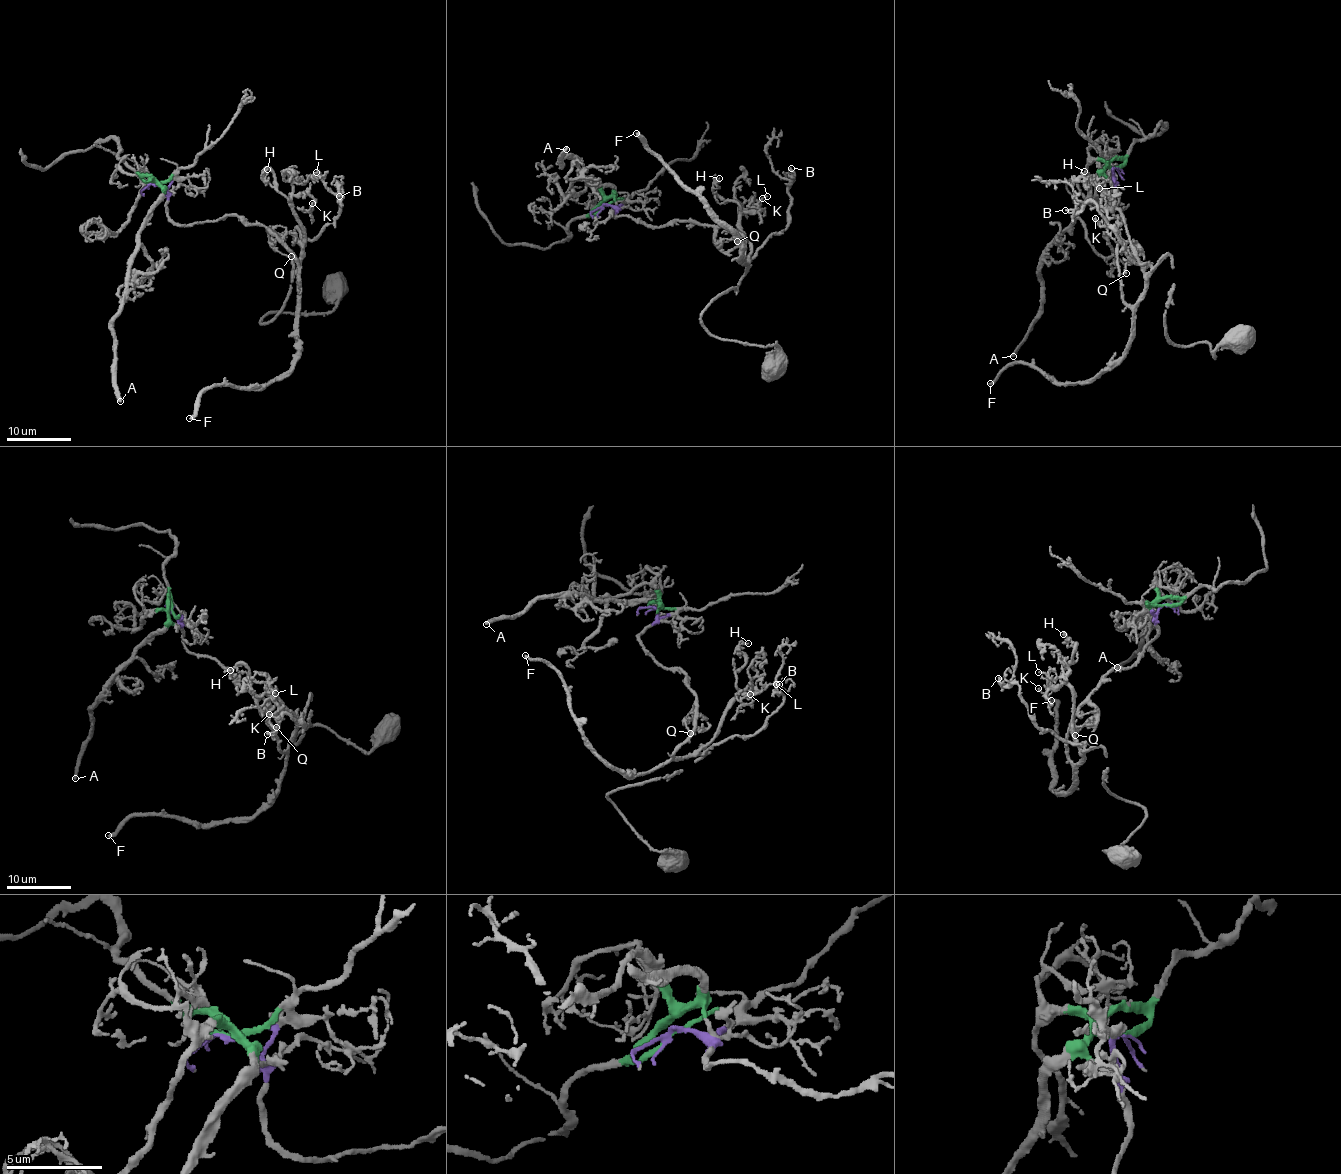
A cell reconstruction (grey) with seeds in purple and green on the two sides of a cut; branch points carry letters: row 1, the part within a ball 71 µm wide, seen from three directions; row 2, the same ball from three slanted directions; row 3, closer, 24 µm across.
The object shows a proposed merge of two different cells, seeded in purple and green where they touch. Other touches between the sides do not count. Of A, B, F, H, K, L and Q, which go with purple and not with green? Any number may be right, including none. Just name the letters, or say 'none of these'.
B, F, H, K, L, Q

